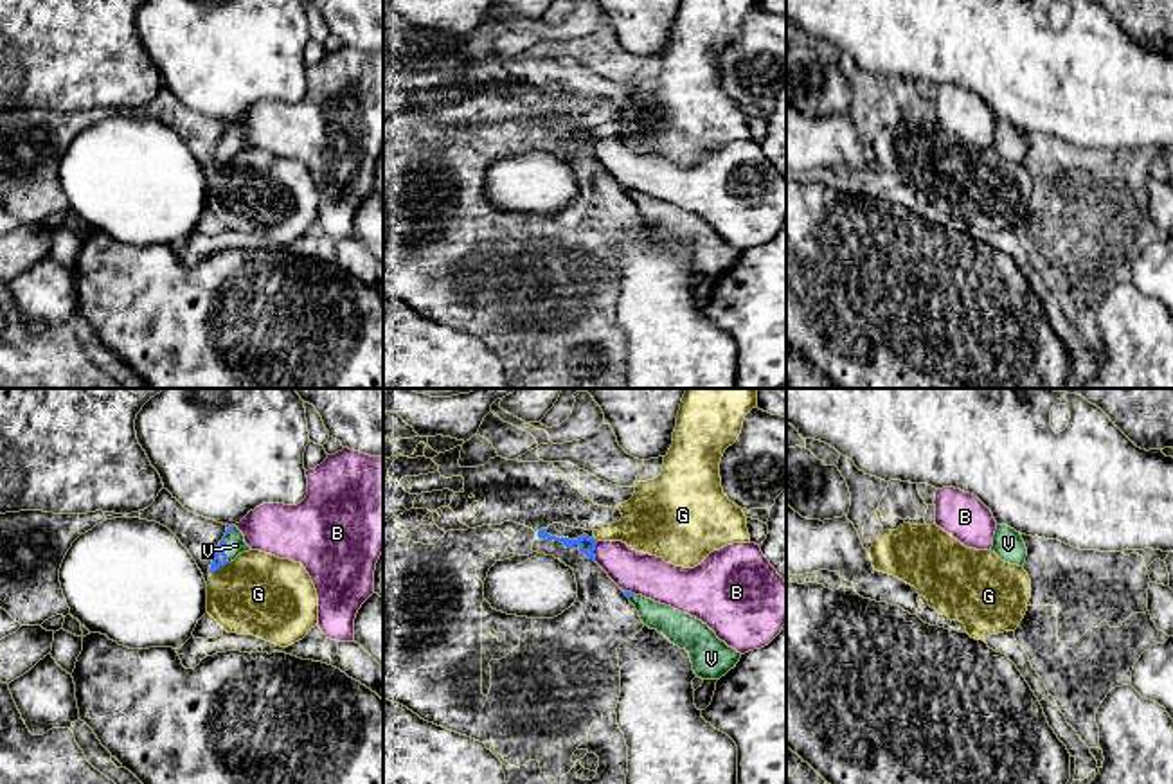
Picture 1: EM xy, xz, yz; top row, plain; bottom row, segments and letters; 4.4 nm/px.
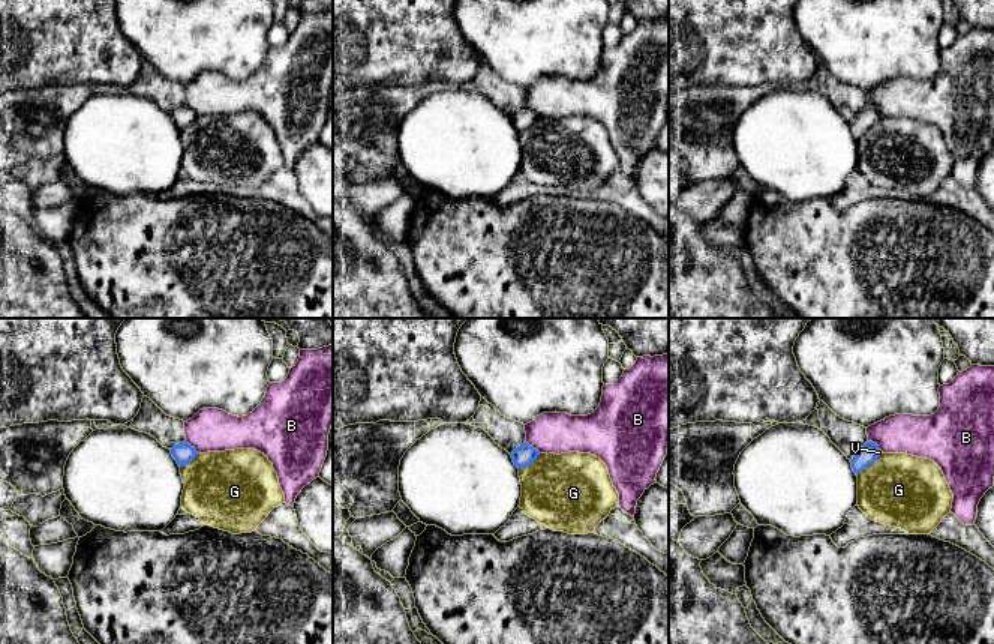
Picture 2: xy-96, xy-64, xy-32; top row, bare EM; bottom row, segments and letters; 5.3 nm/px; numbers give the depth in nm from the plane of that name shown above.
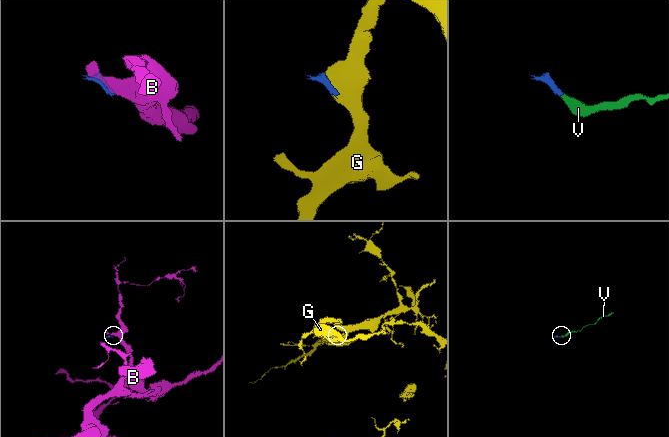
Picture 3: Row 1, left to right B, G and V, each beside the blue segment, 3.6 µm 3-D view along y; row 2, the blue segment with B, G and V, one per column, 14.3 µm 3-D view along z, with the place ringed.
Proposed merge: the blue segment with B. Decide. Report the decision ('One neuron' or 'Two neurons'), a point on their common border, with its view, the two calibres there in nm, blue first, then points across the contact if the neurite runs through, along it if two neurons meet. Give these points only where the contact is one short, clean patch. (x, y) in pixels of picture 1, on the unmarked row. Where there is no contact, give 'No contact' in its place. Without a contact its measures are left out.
Two neurons. Touches blue at xz (594, 146). Thickness 80 nm (blue) against 190 nm. Boundary: xz (598, 139), (594, 157)

